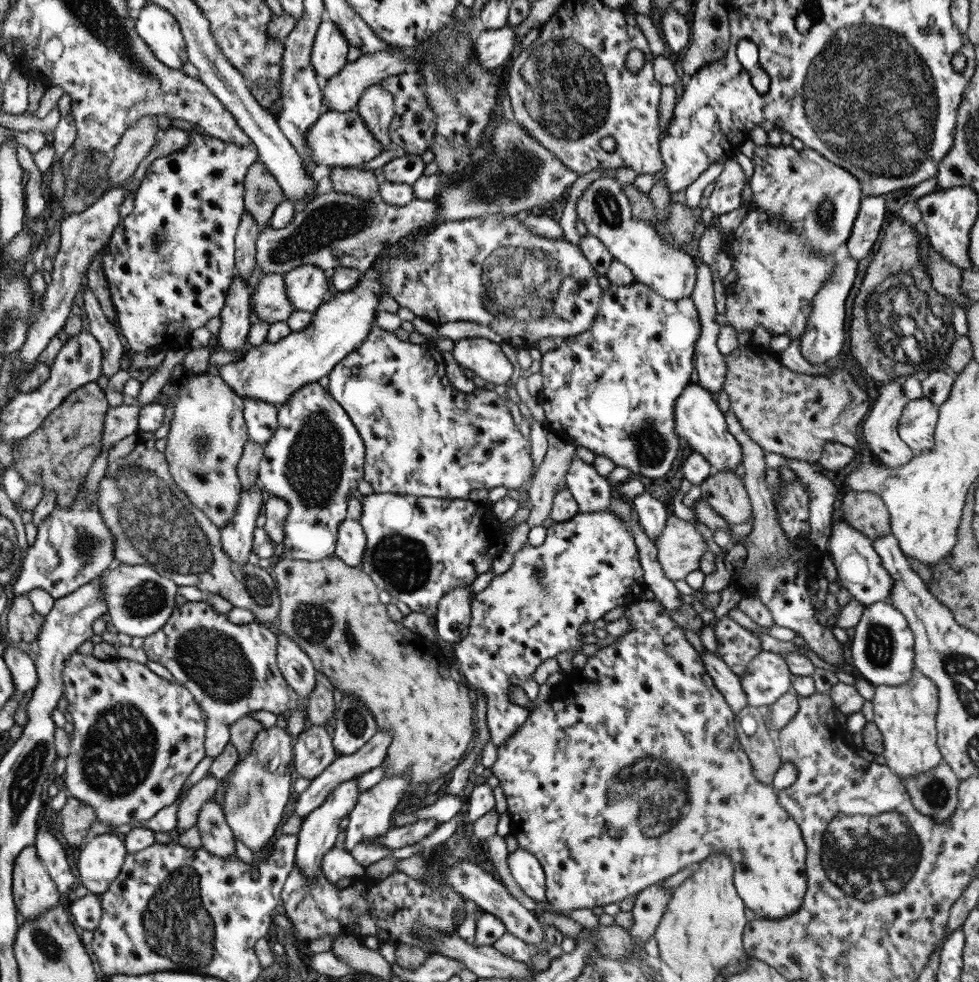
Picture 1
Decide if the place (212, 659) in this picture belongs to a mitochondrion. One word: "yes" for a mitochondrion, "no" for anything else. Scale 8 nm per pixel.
yes

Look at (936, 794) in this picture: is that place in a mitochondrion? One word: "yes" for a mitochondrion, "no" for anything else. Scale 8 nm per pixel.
yes

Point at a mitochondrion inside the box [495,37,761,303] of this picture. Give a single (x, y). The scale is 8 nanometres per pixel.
(607, 208)

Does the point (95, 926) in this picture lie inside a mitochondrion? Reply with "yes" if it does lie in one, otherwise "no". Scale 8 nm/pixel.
no

